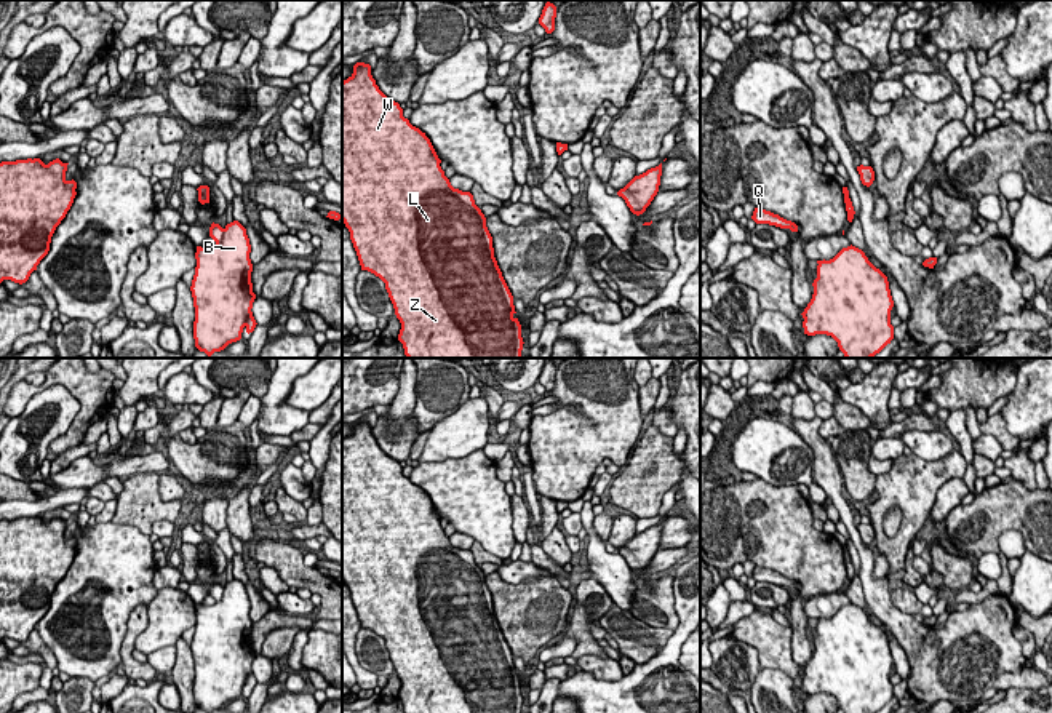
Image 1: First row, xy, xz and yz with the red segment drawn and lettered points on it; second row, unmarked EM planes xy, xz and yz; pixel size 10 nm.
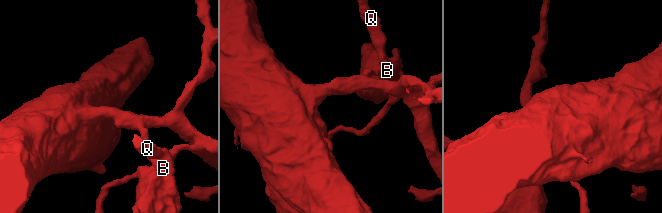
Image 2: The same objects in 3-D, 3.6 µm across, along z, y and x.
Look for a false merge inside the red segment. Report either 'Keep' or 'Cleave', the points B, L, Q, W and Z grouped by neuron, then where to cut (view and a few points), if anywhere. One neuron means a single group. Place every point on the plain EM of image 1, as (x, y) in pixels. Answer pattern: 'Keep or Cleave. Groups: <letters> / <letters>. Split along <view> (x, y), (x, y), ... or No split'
Cleave. Groups: B Q / L W Z. Split along xy (202, 544), (202, 549), (208, 553)

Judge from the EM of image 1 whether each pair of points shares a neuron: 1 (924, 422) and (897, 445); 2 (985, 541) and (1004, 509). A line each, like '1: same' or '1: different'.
1: different
2: same

